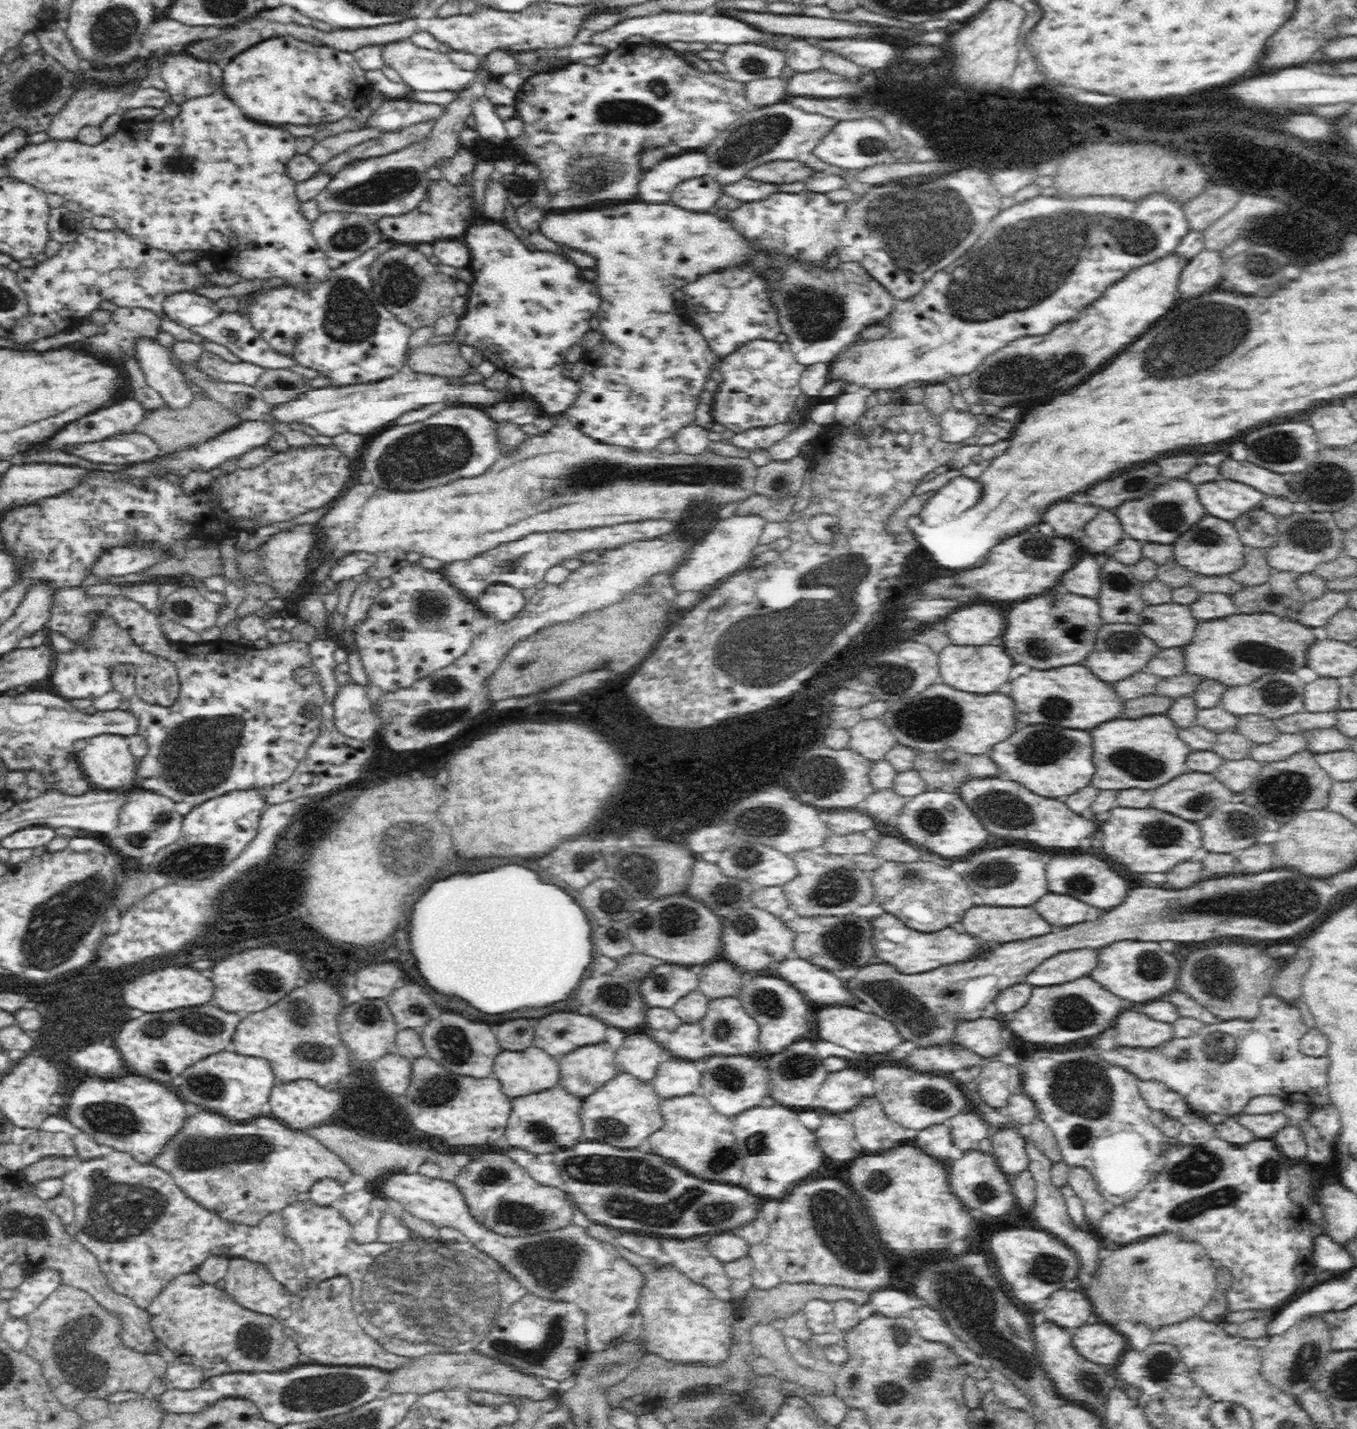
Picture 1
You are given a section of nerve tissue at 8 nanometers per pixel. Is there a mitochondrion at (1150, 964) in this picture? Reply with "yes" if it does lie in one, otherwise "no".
yes

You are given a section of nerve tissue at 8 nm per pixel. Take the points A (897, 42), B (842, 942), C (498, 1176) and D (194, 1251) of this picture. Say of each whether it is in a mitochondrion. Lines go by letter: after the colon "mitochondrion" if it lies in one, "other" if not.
A: other
B: mitochondrion
C: mitochondrion
D: other

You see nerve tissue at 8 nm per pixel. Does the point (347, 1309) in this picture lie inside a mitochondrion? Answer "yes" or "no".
yes

